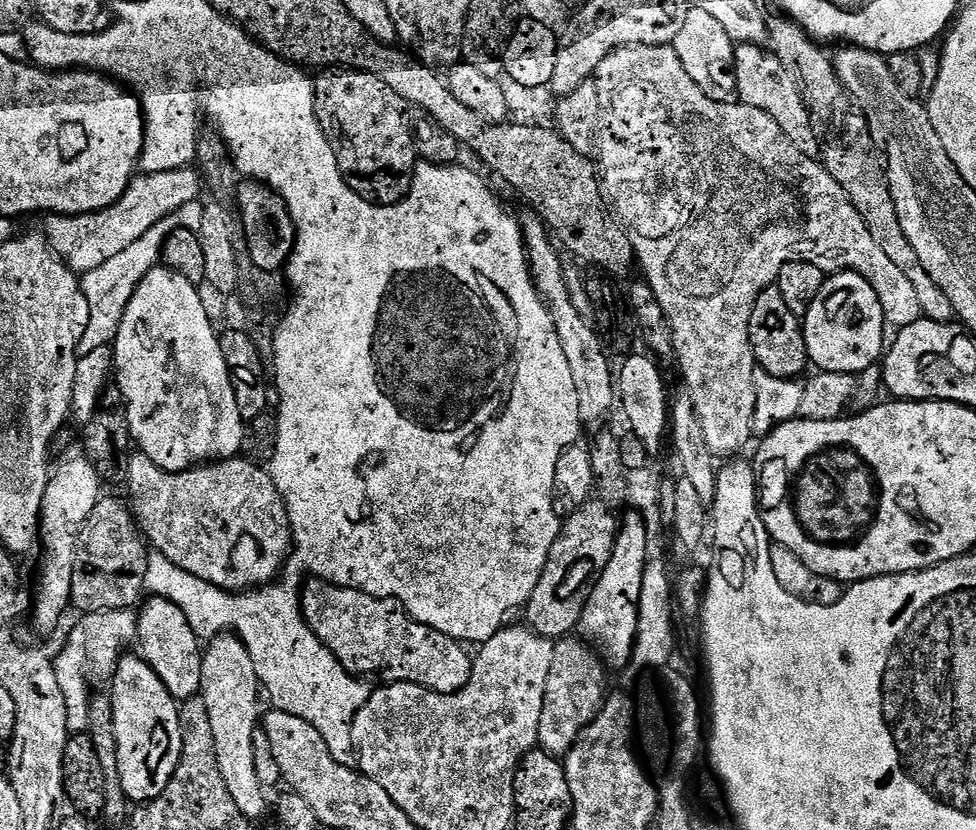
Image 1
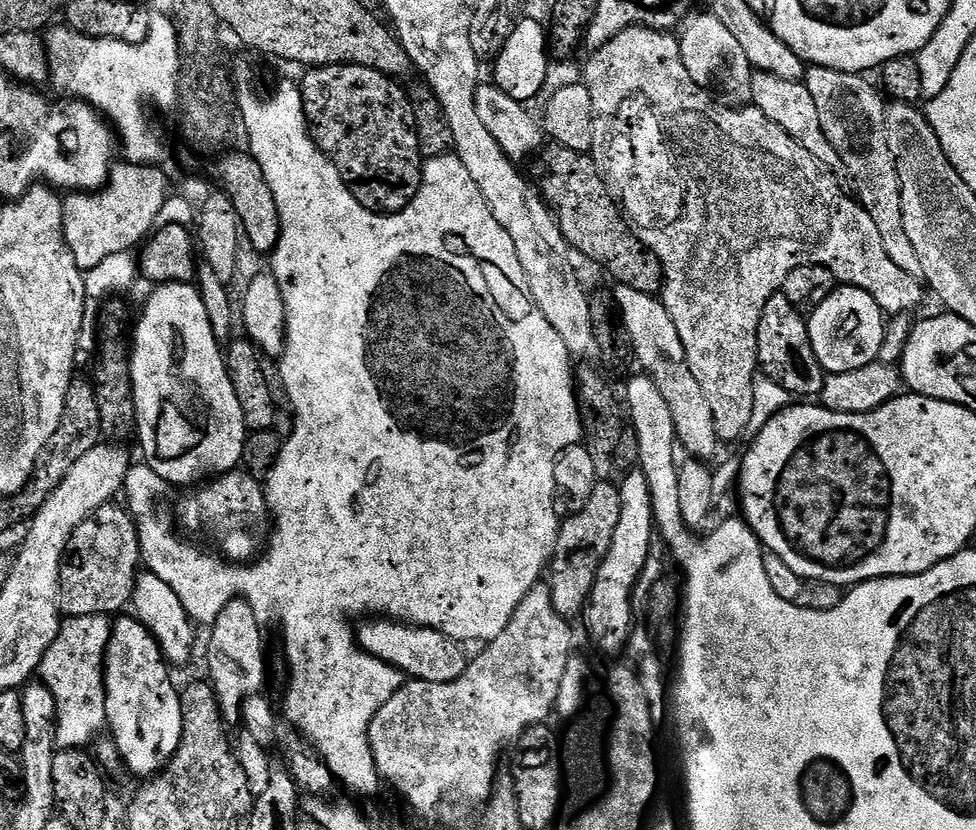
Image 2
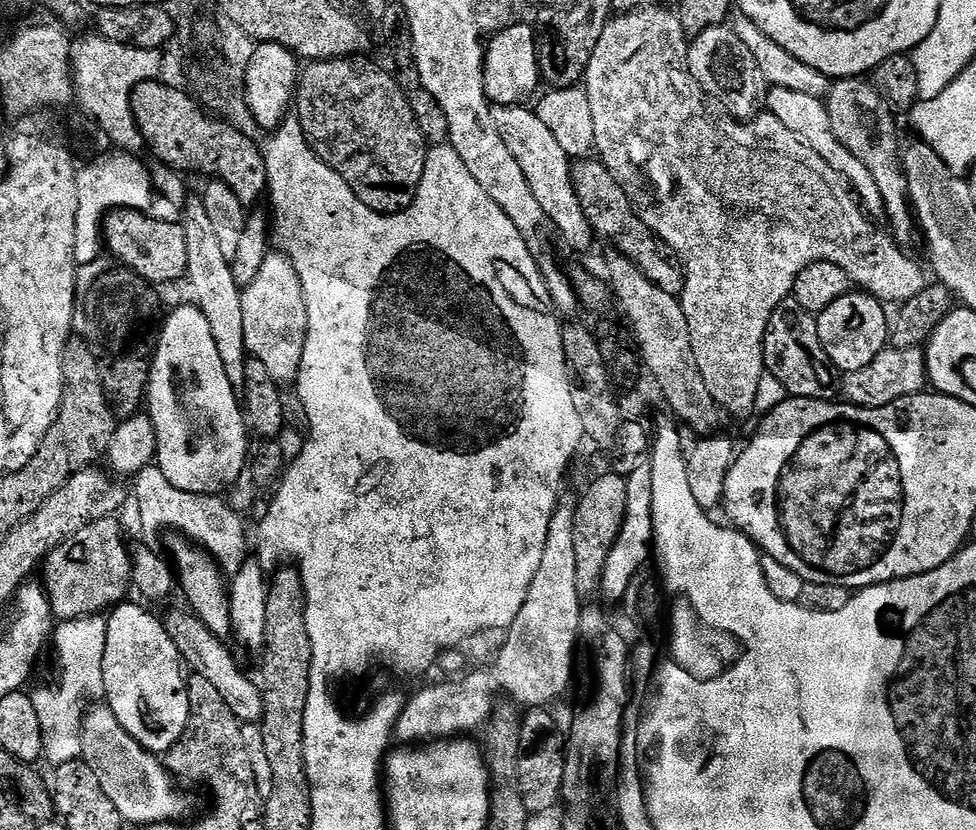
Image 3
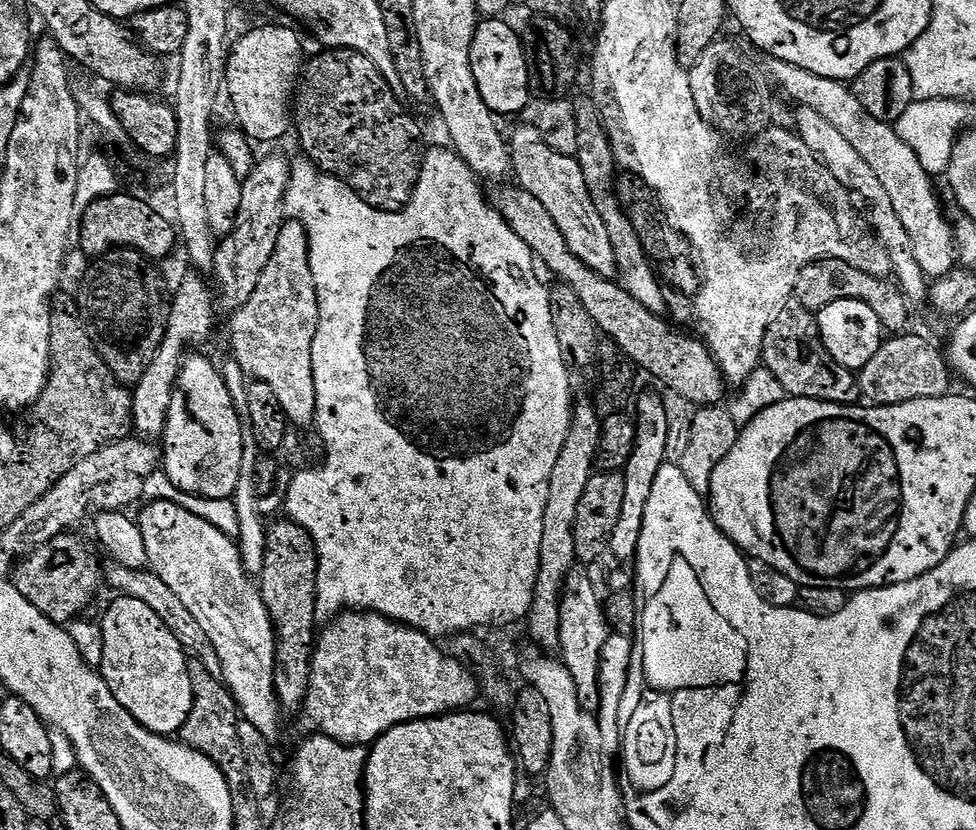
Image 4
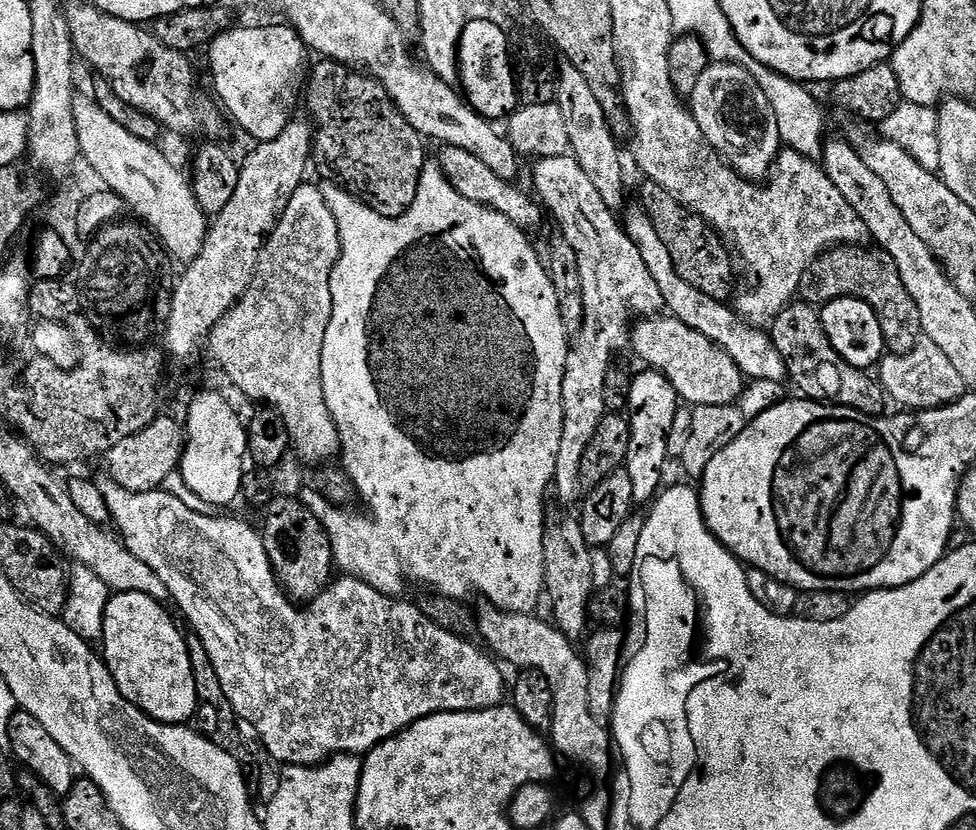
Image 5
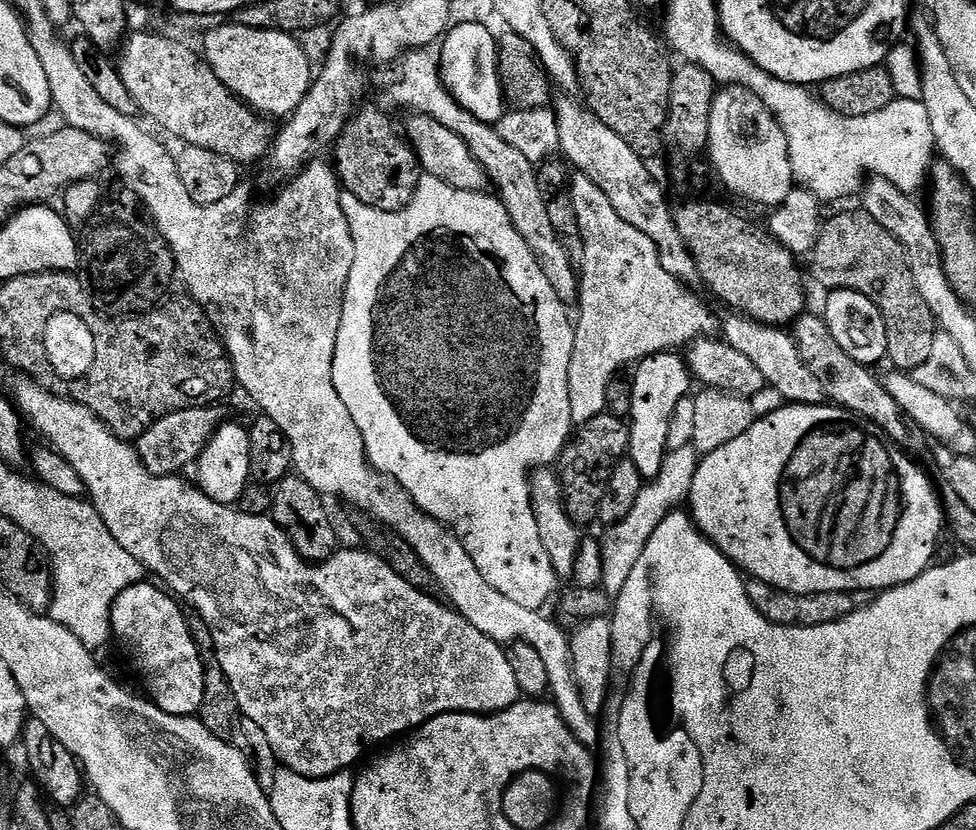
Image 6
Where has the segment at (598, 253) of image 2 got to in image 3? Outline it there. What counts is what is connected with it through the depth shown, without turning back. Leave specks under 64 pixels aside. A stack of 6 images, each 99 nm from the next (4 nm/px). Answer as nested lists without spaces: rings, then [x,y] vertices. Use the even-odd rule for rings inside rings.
[[[580,158],[572,164],[572,185],[578,194],[578,202],[592,227],[593,233],[604,240],[616,240],[619,255],[625,256],[630,262],[634,262],[640,268],[640,272],[654,284],[658,290],[666,290],[666,294],[679,297],[684,288],[684,269],[673,251],[668,245],[640,221],[625,185],[617,180],[606,165],[601,164],[596,158]]]

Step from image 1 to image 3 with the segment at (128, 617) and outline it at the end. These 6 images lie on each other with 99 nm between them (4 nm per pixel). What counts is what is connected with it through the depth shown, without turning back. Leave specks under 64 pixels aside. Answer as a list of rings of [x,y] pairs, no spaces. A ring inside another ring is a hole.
[[[83,616],[80,620],[66,620],[55,625],[50,644],[56,647],[56,664],[60,673],[56,676],[56,684],[31,693],[44,735],[43,759],[49,760],[49,765],[74,762],[83,757],[84,717],[90,707],[88,699],[99,697],[104,690],[102,658],[106,654],[107,629],[107,623],[96,616]]]

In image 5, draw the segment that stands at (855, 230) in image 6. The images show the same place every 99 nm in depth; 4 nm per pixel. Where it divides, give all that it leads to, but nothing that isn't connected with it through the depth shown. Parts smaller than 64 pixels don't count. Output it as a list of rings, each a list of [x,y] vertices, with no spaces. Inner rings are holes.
[[[837,246],[824,252],[802,274],[802,282],[798,293],[799,299],[805,304],[823,306],[831,300],[841,300],[843,296],[852,296],[856,300],[865,300],[874,310],[878,318],[878,326],[882,326],[884,347],[893,356],[901,356],[910,350],[922,339],[918,306],[914,306],[914,298],[910,298],[906,286],[902,286],[902,274],[898,274],[898,266],[894,266],[894,258],[882,250],[867,252],[864,246]]]

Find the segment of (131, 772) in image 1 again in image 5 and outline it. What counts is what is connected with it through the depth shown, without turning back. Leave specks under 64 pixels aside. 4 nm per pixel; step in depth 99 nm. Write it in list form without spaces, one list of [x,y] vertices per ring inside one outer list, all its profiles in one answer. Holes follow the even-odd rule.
[[[150,594],[109,595],[104,615],[102,659],[122,698],[158,722],[187,725],[198,712],[194,670],[190,666],[185,633],[180,633],[179,626],[164,607],[161,601],[150,598]]]

